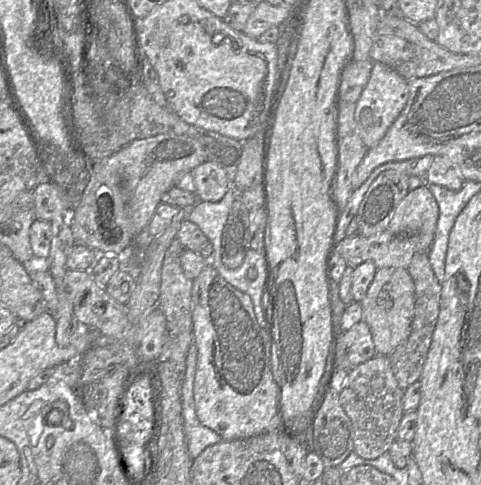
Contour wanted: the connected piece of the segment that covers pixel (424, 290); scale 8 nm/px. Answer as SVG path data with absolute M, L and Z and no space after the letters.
M428 253L414 254L408 267L408 272L415 285L415 312L411 324L411 332L404 343L399 345L391 354L384 355L389 359L393 374L402 389L406 389L409 385L419 380L422 373L440 311L442 291L442 285L434 274Z

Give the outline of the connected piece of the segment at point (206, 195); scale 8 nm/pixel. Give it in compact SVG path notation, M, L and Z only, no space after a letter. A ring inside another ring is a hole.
M206 160L191 172L199 200L218 202L224 197L229 188L229 181L226 172L220 166Z

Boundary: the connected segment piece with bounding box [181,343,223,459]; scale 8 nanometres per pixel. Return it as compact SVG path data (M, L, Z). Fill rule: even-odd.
M193 343L186 357L186 371L181 388L183 427L189 455L195 459L206 447L223 439L198 419L194 403L194 379L197 364L197 346Z

